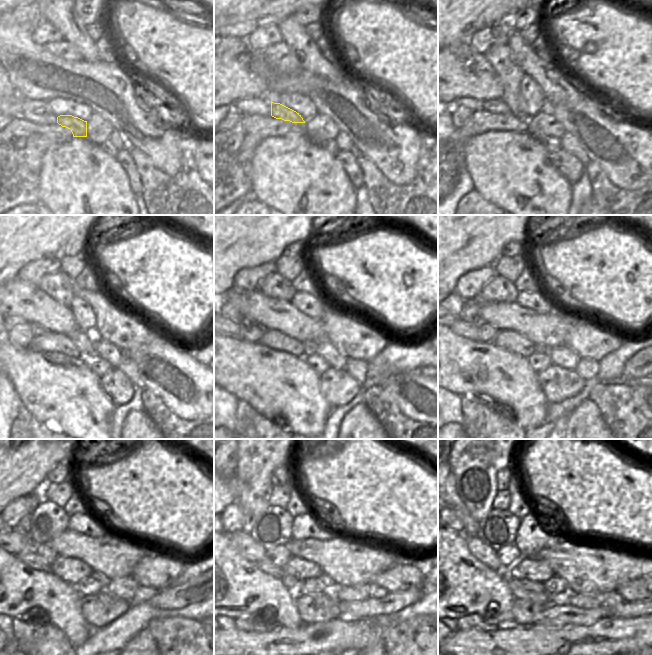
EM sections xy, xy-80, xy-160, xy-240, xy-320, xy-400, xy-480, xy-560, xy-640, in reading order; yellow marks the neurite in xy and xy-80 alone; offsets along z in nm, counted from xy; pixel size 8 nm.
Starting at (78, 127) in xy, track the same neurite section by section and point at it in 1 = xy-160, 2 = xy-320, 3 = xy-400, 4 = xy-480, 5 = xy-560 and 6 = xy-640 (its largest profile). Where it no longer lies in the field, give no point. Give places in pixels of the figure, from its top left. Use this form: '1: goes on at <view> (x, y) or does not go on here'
1: goes on at xy-160 (493, 105)
2: goes on at xy-320 (246, 321)
3: goes on at xy-400 (470, 313)
4: goes on at xy-480 (23, 527)
5: goes on at xy-560 (257, 459)
6: goes on at xy-640 (475, 459)

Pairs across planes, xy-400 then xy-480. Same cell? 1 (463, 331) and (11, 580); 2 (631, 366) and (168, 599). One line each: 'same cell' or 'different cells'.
1: different cells
2: same cell

